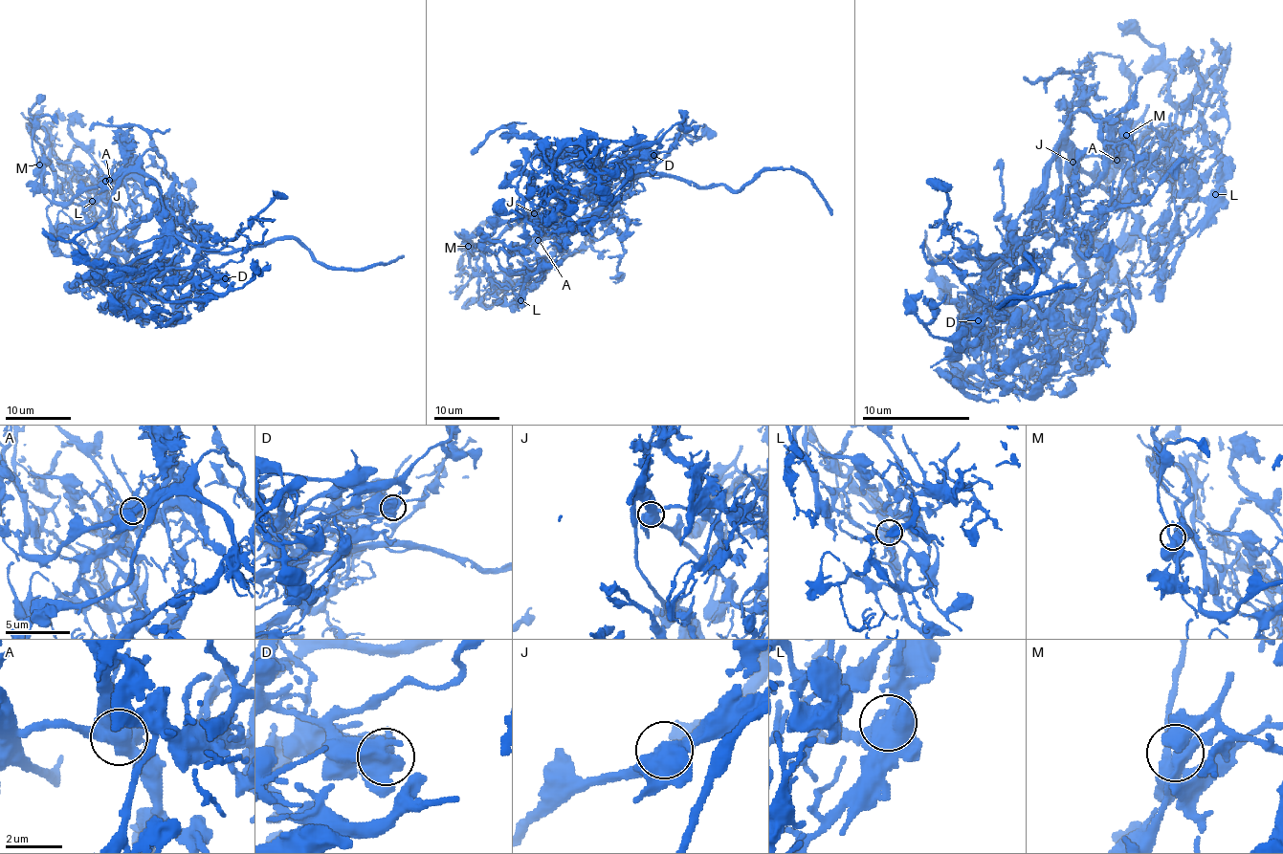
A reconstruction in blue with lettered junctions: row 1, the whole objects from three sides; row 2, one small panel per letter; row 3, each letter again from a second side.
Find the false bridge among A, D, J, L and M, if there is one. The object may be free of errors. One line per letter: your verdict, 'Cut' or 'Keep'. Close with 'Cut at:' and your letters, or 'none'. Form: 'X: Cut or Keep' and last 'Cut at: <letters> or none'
A: Cut
D: Keep
J: Keep
L: Keep
M: Keep
Cut at: A

